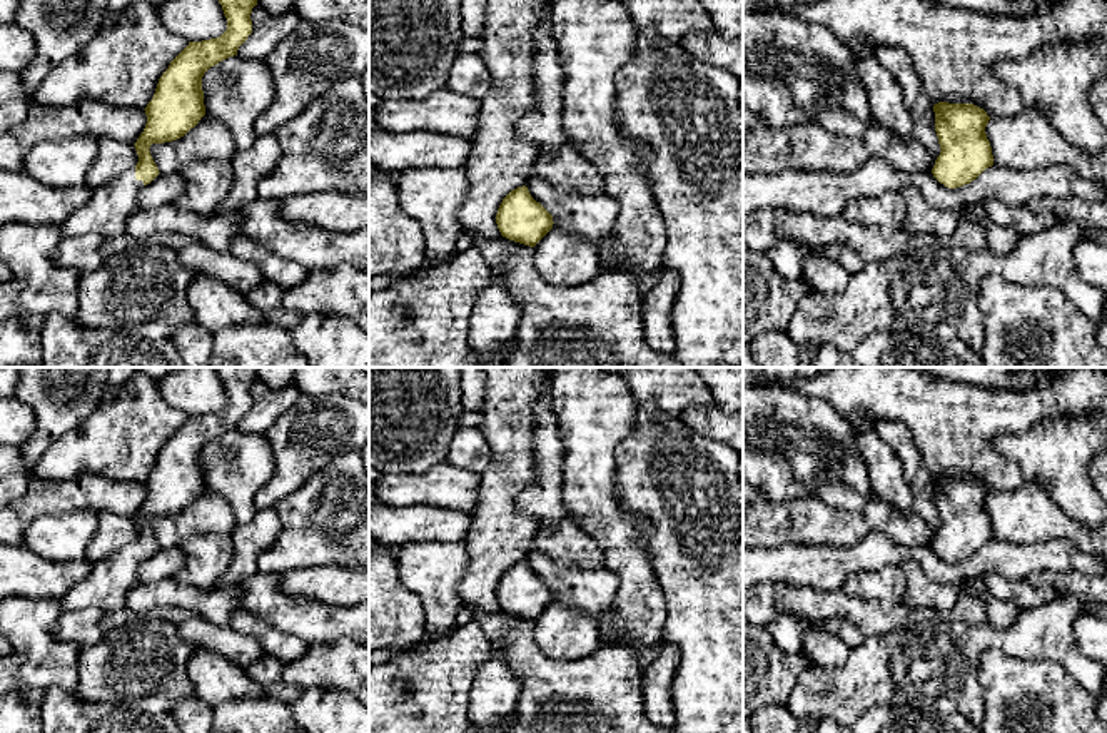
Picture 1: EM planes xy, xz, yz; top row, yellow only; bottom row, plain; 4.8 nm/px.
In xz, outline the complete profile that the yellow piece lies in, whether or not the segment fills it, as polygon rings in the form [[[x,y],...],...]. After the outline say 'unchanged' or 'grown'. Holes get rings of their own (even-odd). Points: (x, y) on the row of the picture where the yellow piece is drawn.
[[[523,185],[503,199],[496,224],[503,237],[534,247],[553,229],[554,222],[553,215]]]; unchanged

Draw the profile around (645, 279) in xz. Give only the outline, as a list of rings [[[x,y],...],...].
[[[663,267],[656,270],[631,269],[626,274],[634,281],[638,292],[644,296],[658,282],[661,272]]]

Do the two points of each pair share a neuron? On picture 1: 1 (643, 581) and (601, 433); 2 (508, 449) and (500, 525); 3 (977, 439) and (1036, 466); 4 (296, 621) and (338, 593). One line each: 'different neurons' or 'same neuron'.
1: same neuron
2: same neuron
3: different neurons
4: different neurons

